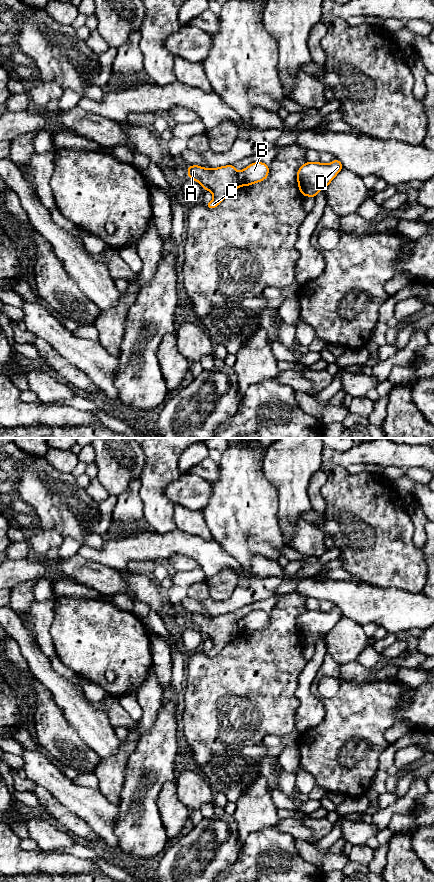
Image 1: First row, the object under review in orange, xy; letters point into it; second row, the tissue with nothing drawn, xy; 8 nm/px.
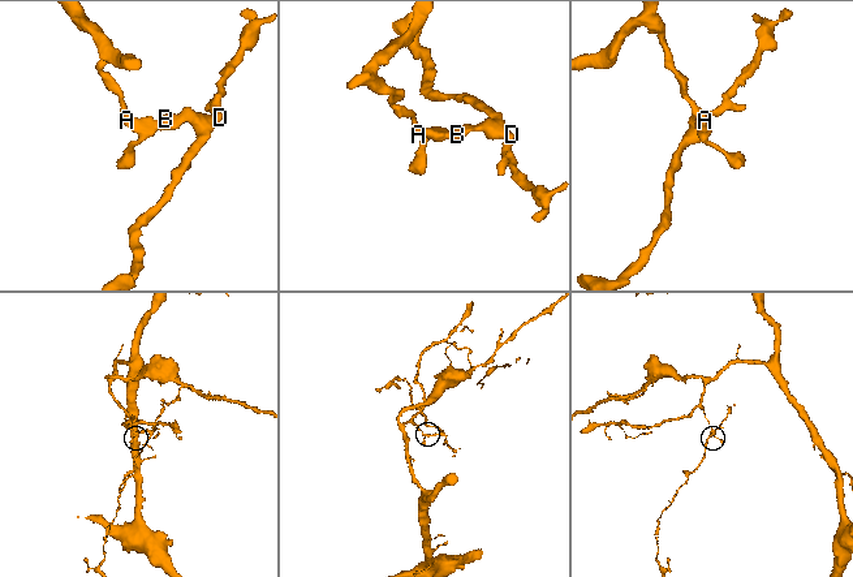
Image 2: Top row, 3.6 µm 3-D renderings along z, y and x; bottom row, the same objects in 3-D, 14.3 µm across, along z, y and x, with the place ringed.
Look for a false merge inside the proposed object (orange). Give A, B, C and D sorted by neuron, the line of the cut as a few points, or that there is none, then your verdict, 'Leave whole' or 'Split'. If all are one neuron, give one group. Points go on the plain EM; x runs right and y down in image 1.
Groups: A C / B D. Split along xy (237, 620), (237, 626), (241, 633). Split

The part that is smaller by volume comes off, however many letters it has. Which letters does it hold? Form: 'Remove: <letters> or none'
Remove: B, D

